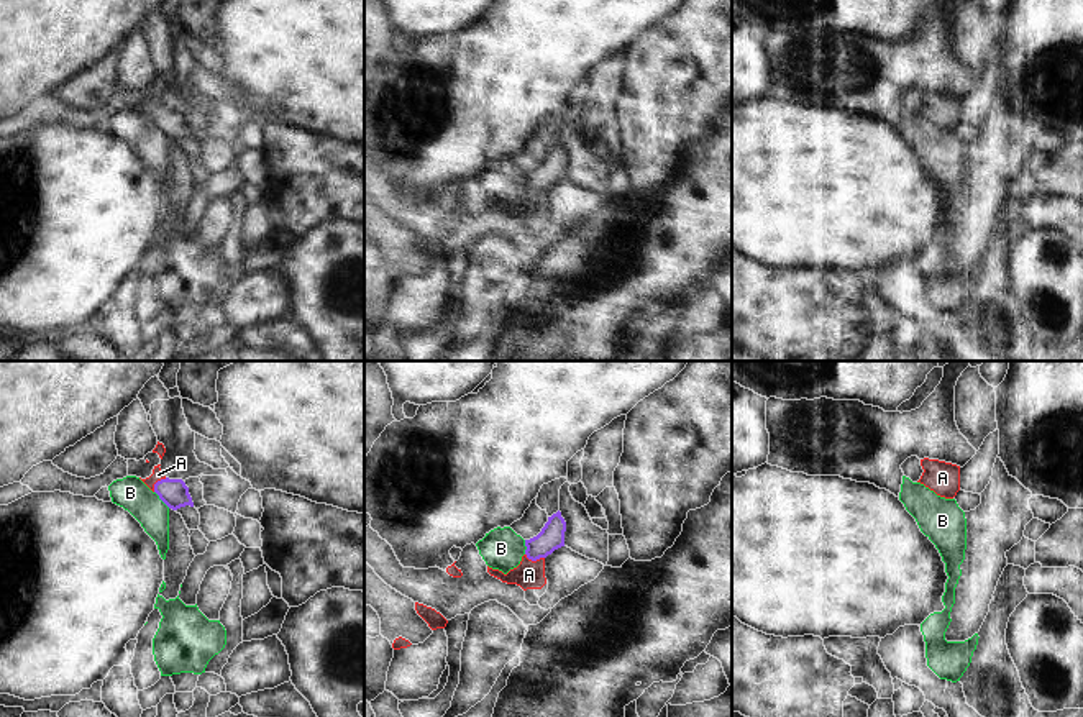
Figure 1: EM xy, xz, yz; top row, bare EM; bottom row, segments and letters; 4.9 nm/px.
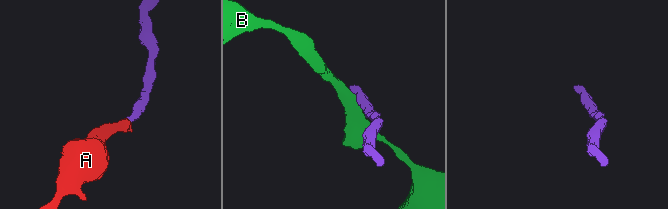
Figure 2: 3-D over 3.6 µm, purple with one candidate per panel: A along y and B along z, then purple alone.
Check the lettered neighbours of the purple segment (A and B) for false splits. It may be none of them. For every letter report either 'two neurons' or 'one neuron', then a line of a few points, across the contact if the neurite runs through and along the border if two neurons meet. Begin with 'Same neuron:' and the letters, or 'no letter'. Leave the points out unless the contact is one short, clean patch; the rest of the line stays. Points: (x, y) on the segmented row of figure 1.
Same neuron: A
A: one neuron; line xz (552, 537), (534, 560), (529, 575)
B: two neurons; line xy (155, 491), (169, 507)

